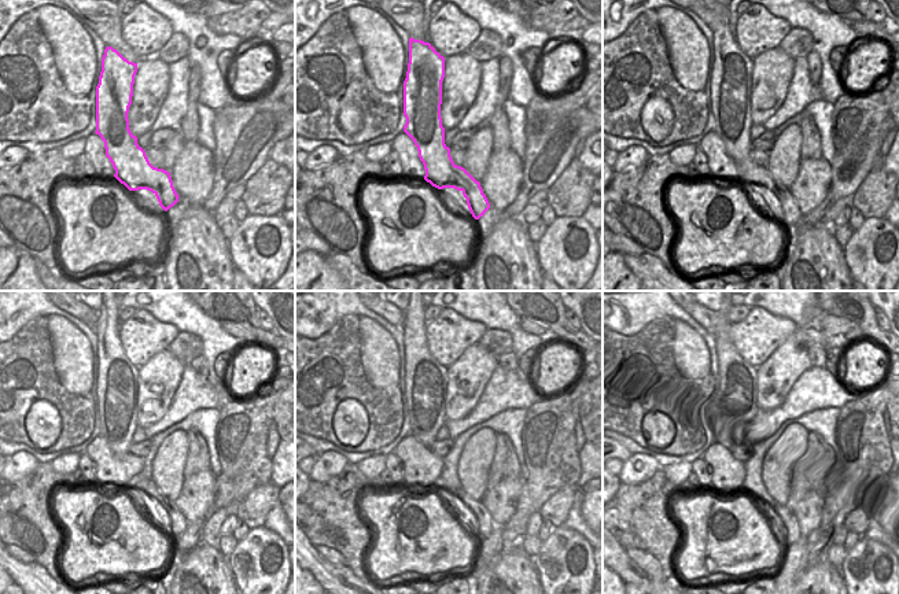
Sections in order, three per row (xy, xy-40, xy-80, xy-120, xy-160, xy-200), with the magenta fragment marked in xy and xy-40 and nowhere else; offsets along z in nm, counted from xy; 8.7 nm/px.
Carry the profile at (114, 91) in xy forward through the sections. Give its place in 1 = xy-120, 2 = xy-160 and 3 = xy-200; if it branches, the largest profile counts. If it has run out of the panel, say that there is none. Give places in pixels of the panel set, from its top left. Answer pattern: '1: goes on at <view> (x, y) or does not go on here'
1: goes on at xy-120 (117, 387)
2: goes on at xy-160 (426, 380)
3: goes on at xy-200 (736, 379)

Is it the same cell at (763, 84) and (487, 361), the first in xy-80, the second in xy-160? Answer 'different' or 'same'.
same

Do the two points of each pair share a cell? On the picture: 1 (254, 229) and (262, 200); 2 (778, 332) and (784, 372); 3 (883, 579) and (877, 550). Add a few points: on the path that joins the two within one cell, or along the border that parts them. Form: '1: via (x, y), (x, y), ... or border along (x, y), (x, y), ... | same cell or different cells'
1: border along (249, 214), (280, 216) | different cells
2: border along (792, 334), (756, 366) | different cells
3: via (877, 572), (877, 557) | same cell

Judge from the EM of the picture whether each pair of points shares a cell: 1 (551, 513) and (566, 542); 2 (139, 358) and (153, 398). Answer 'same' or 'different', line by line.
1: different
2: different

